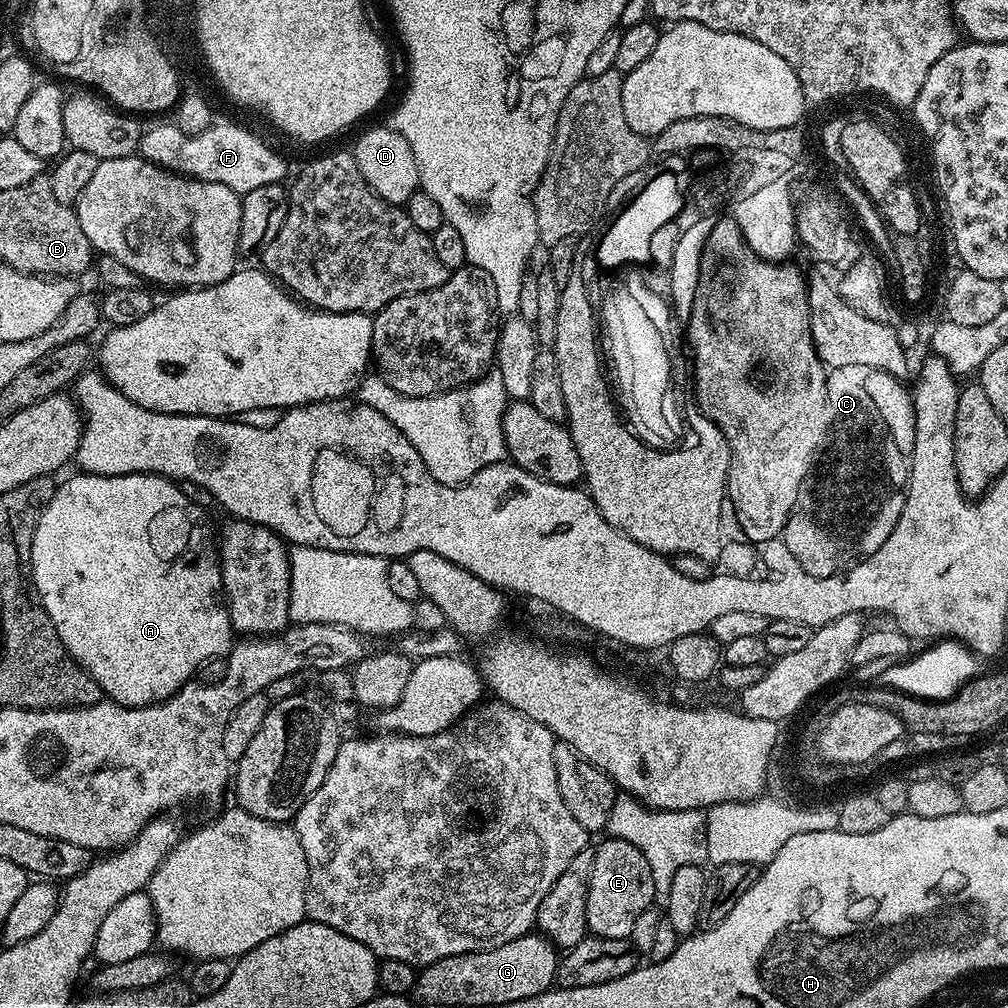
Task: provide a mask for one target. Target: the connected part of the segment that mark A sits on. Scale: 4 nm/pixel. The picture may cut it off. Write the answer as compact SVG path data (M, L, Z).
M131 472L125 476L89 476L87 474L75 474L64 485L56 488L54 498L44 507L44 513L40 515L38 526L34 530L34 538L32 539L32 580L36 584L36 593L40 595L40 601L44 604L46 614L50 614L50 622L54 622L54 630L58 630L58 638L62 638L62 646L66 646L66 650L77 662L83 666L89 674L94 678L94 682L98 682L98 686L103 690L105 697L114 701L115 704L121 704L127 708L141 708L142 706L150 706L162 702L166 698L170 698L184 684L189 683L199 673L202 665L207 660L227 657L232 651L234 643L234 629L232 619L228 613L228 605L224 599L222 591L222 574L220 573L220 553L218 551L218 532L212 529L212 524L208 521L208 516L204 513L204 508L200 504L195 504L186 493L183 492L181 485L175 480L169 480L167 476L153 476L150 472Z

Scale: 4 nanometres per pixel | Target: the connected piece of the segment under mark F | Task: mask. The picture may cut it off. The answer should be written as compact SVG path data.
M214 122L202 134L186 134L175 124L156 124L140 137L139 155L178 176L186 176L202 182L218 182L230 186L238 194L258 190L258 186L279 184L288 168L284 160L263 140L240 124Z

